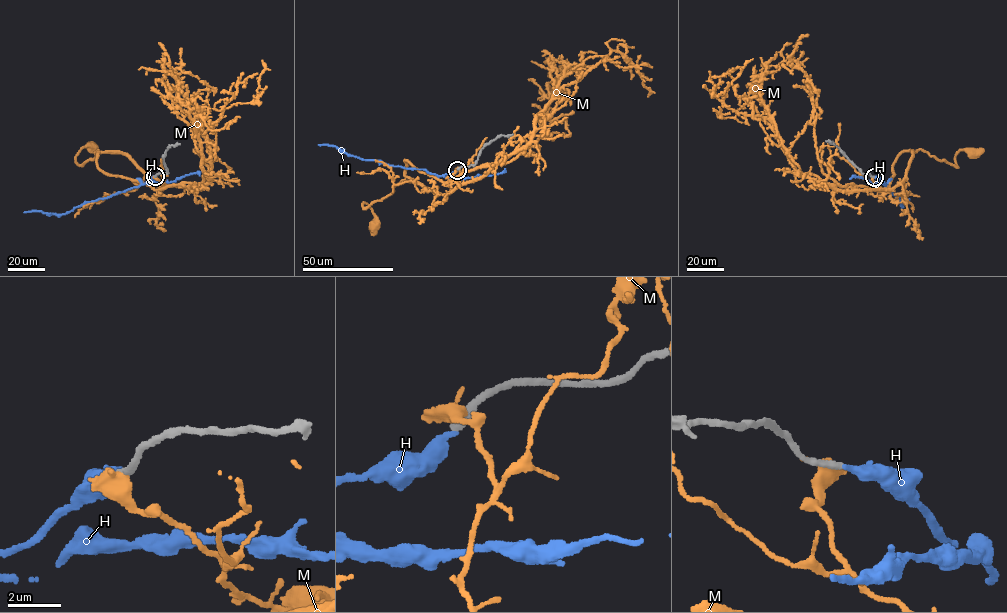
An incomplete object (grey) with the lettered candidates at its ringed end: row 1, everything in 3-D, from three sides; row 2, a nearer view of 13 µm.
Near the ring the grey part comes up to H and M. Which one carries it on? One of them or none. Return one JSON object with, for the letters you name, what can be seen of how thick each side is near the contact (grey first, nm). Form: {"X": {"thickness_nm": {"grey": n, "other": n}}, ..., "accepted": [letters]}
{"H": {"thickness_nm": {"grey": 280, "other": 360}}, "accepted": ["H"]}

